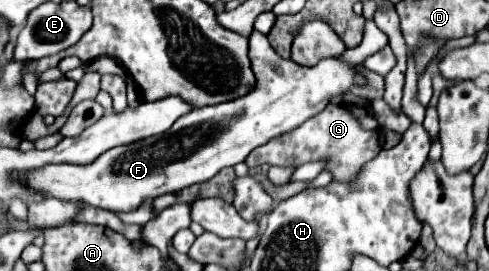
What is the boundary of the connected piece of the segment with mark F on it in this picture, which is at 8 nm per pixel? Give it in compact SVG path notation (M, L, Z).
M255 29L249 37L249 58L252 69L258 71L258 83L248 95L214 107L194 109L176 121L176 129L172 127L162 135L114 147L102 153L92 165L46 165L36 171L18 173L16 177L32 189L40 189L62 201L86 201L114 213L134 211L146 199L204 183L220 169L244 161L254 147L302 125L320 113L332 97L348 93L356 85L356 77L362 75L358 67L350 69L346 61L338 61L336 57L322 59L314 67L302 67L280 57L268 43L268 37Z

